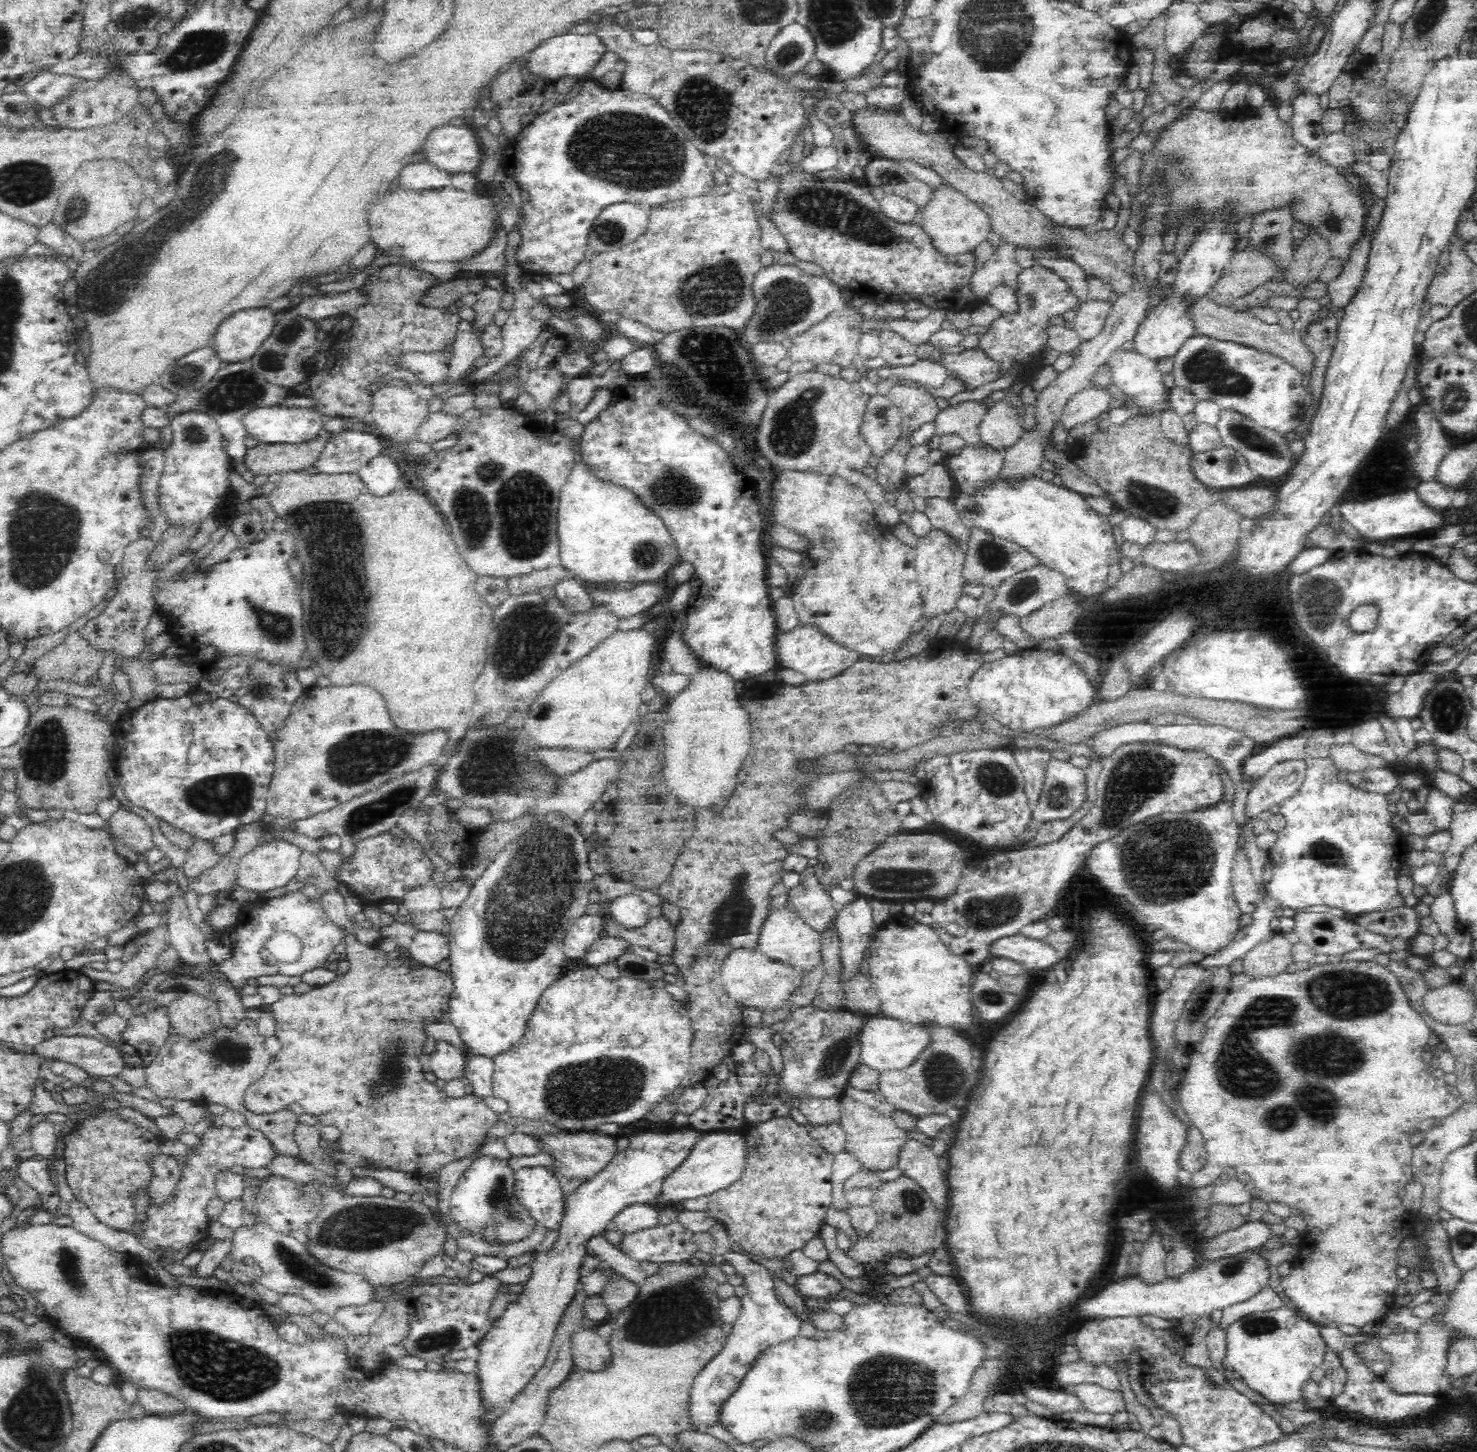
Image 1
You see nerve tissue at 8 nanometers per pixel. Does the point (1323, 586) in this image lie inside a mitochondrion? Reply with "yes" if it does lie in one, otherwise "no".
yes

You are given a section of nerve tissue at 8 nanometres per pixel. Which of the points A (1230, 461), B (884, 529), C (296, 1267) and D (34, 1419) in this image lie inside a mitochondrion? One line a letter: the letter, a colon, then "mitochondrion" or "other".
A: mitochondrion
B: other
C: mitochondrion
D: mitochondrion

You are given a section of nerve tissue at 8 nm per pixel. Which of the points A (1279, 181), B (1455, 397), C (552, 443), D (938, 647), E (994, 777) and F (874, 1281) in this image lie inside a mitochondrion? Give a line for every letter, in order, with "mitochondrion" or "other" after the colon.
A: other
B: mitochondrion
C: other
D: other
E: mitochondrion
F: other

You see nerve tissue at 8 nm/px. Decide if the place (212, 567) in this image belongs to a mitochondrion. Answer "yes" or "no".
no

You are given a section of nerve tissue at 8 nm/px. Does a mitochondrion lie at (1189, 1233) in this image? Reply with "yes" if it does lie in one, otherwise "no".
no

